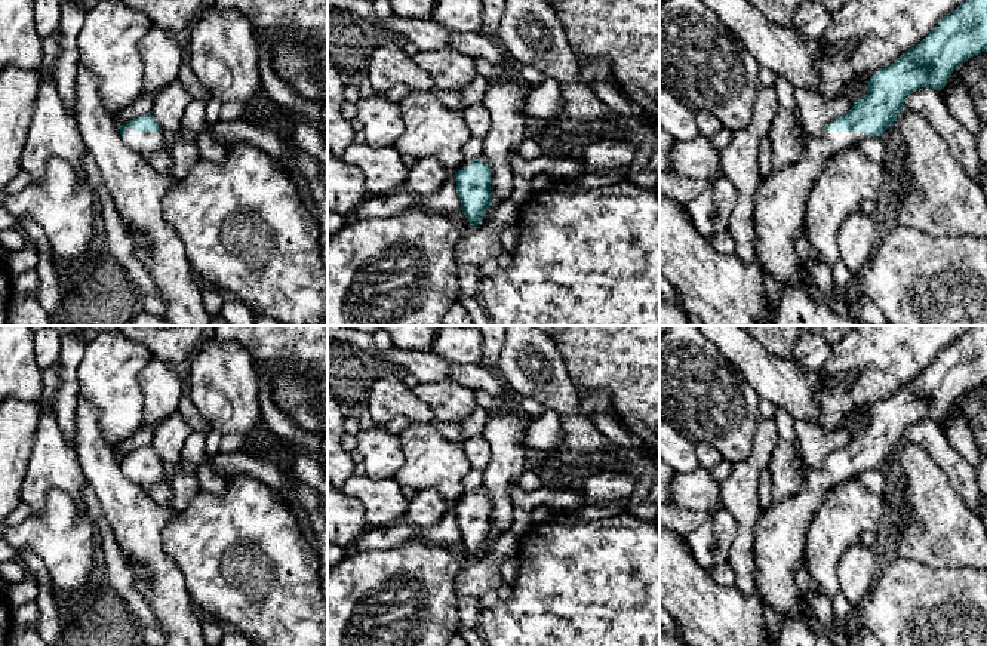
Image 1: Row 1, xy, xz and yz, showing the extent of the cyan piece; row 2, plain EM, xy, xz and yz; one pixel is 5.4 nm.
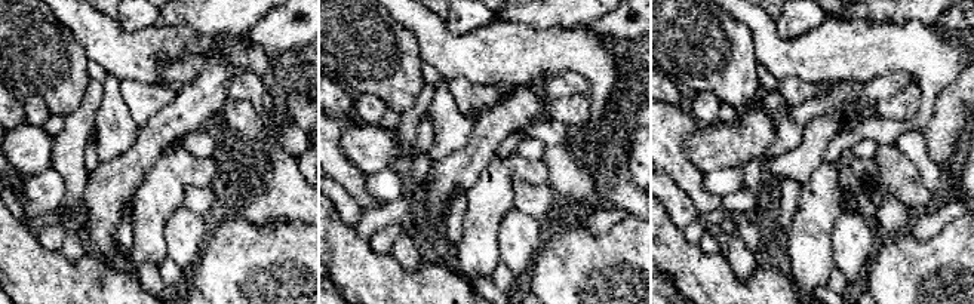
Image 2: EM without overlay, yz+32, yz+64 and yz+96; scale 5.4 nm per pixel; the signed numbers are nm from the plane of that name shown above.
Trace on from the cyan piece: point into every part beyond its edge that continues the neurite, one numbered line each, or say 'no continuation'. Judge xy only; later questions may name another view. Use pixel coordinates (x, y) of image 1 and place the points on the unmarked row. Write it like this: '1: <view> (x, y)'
1: xy (145, 474)

